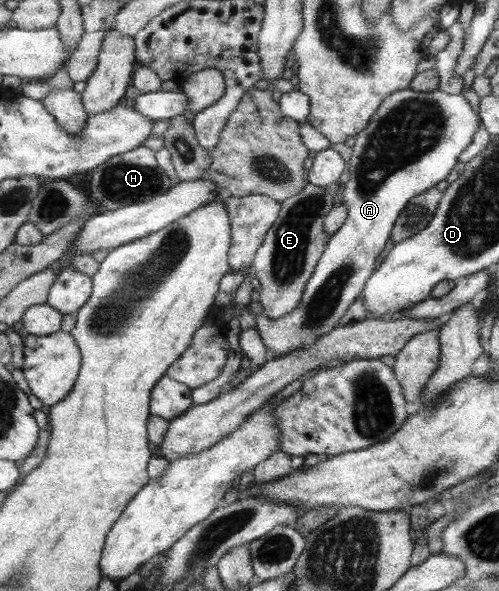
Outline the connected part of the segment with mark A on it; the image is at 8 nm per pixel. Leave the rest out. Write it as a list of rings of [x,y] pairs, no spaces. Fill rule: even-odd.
[[[406,88],[406,90],[398,90],[394,94],[390,94],[386,100],[382,101],[376,114],[373,114],[368,126],[362,129],[356,136],[354,146],[352,146],[352,156],[349,163],[350,179],[346,182],[342,189],[337,192],[338,200],[346,205],[348,214],[346,220],[342,223],[342,226],[329,237],[325,252],[322,253],[321,260],[318,261],[317,268],[314,269],[312,278],[309,279],[308,285],[305,287],[304,297],[301,299],[300,306],[290,314],[286,314],[285,317],[276,318],[275,320],[265,316],[263,313],[256,315],[256,328],[258,332],[262,334],[262,343],[265,348],[269,351],[271,358],[282,357],[283,355],[293,353],[296,350],[306,349],[315,346],[321,337],[325,337],[330,330],[339,326],[339,320],[346,314],[346,311],[350,308],[357,298],[361,296],[362,290],[364,289],[365,283],[368,278],[372,275],[372,271],[376,268],[378,256],[385,252],[391,245],[391,232],[398,216],[402,209],[408,204],[408,201],[414,196],[428,190],[428,188],[438,184],[441,180],[446,179],[448,174],[452,172],[454,166],[458,162],[458,156],[464,152],[464,149],[472,142],[474,133],[478,131],[480,124],[480,116],[470,106],[470,102],[466,100],[466,97],[462,93],[448,94],[442,92],[442,90],[432,91],[416,91],[412,88]]]

